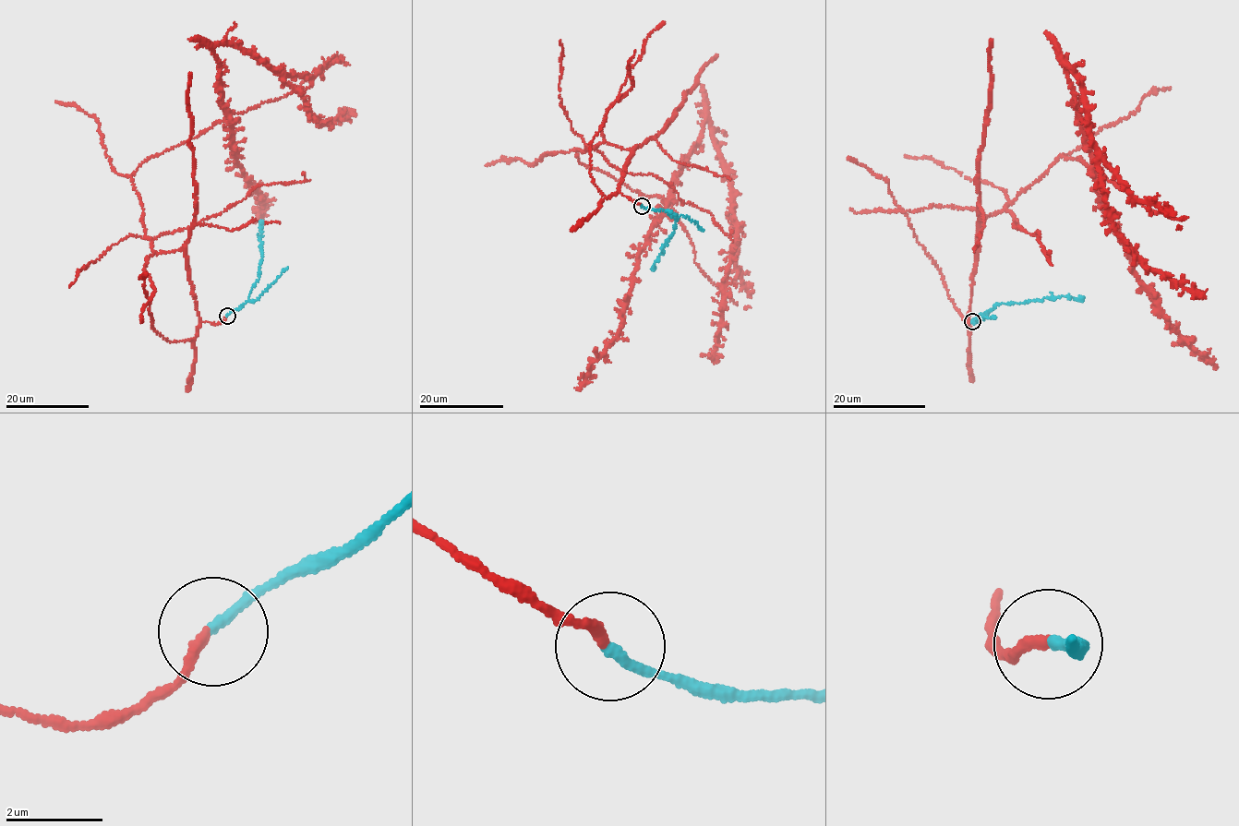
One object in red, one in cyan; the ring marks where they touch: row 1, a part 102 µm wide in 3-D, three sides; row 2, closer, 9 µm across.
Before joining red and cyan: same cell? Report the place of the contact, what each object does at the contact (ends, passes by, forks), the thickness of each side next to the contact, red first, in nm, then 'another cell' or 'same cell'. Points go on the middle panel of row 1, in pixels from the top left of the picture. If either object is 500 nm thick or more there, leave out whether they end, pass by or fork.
at (642, 206); red ends there; cyan ends there; 220 nm thick on the red side, 200 nm on the other; same cell

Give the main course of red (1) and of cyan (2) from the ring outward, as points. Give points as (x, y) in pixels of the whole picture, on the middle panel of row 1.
1: (641, 206), (619, 191), (632, 149), (576, 149), (578, 162), (671, 206), (707, 123), (735, 237), (708, 353)
2: (642, 206), (665, 211), (678, 219), (674, 232), (655, 266), (650, 268)

